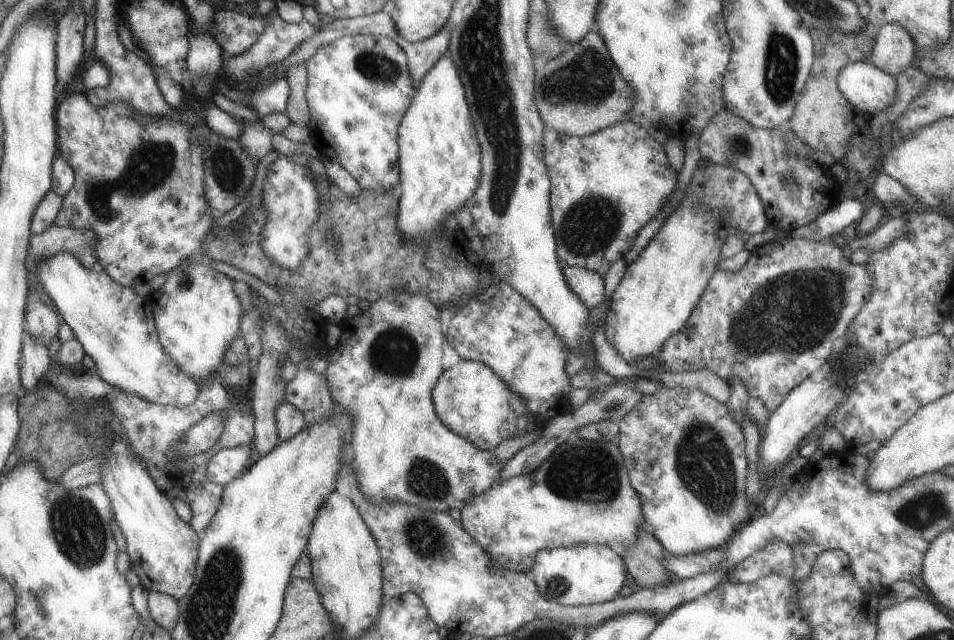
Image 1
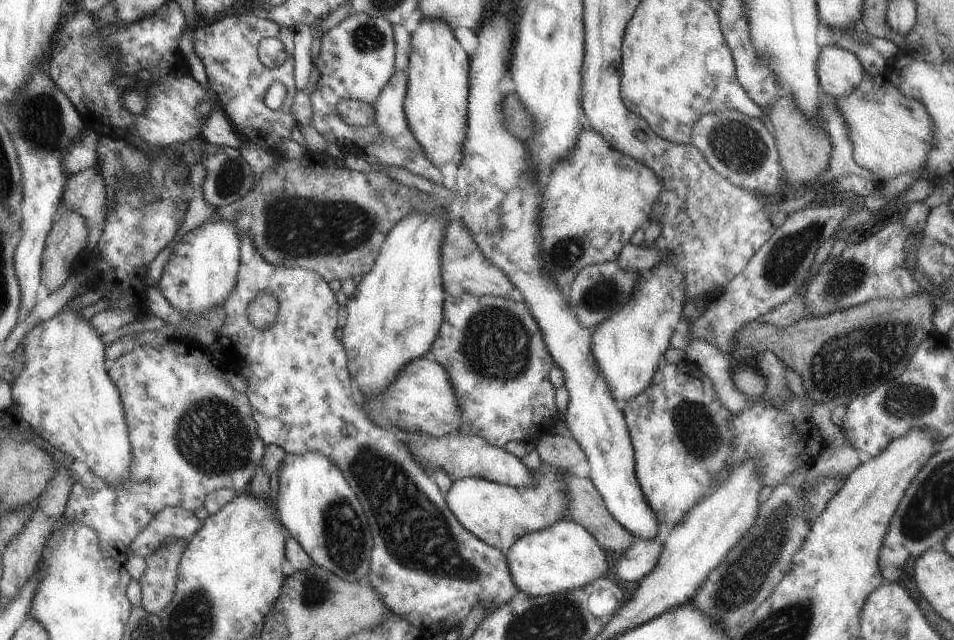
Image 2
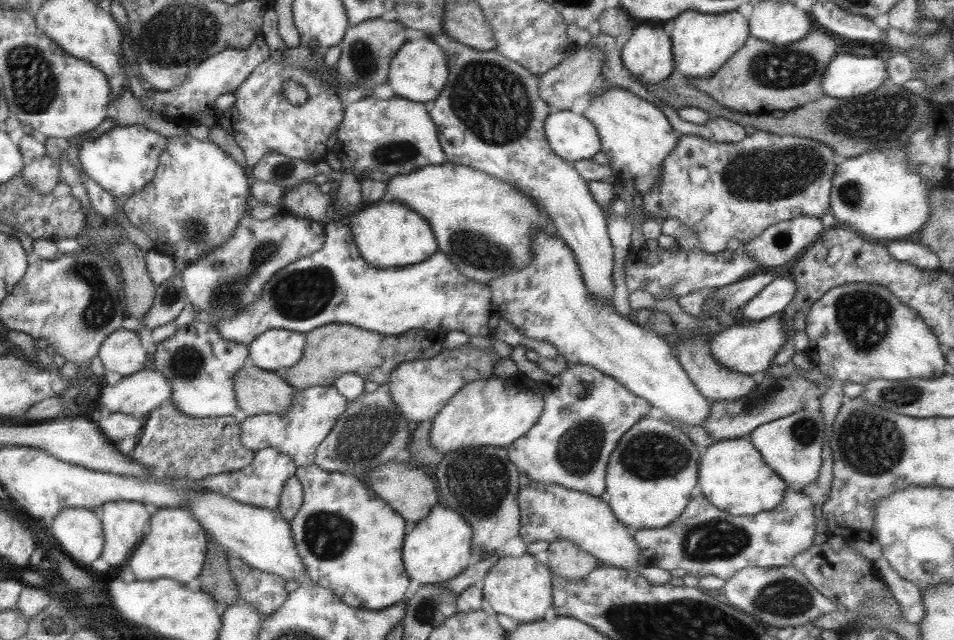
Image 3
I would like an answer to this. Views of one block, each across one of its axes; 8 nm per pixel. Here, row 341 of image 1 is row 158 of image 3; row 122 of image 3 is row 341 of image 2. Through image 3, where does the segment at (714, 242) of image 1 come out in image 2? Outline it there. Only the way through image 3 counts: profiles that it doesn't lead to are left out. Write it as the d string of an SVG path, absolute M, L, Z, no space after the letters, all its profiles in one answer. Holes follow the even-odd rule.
M660 263L644 276L638 276L631 297L603 320L593 334L593 357L620 404L633 399L650 384L663 354L671 347L670 339L683 320L686 281L677 266Z

